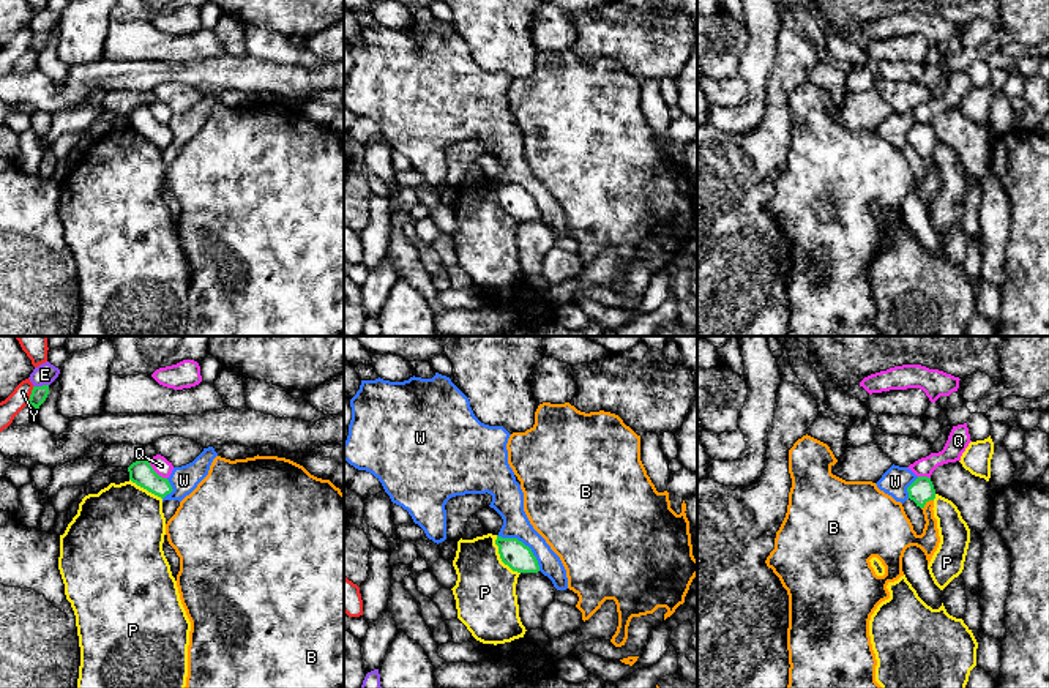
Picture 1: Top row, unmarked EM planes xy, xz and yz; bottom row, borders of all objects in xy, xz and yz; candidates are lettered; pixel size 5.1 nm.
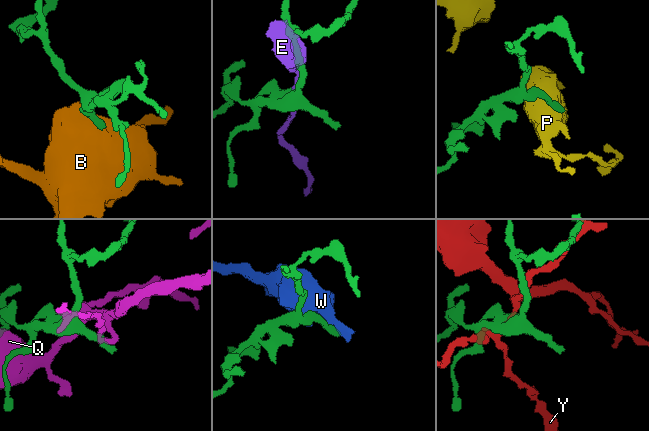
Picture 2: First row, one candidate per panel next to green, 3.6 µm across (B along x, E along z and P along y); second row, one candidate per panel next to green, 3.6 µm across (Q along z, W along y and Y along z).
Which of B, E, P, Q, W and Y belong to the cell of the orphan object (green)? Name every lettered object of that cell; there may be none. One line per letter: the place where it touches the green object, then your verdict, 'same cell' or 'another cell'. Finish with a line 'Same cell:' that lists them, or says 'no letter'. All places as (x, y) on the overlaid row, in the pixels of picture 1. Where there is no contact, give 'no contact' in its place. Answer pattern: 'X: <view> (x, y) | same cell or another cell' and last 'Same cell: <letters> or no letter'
B: yz (925, 504) | same cell
E: xy (40, 387) | another cell
P: xz (500, 557) | another cell
Q: xy (155, 472) | another cell
W: xz (522, 543) | another cell
Y: xy (30, 395) | another cell
Same cell: B

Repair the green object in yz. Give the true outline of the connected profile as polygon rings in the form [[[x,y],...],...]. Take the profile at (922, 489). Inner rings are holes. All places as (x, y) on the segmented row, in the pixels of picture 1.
[[[808,434],[789,450],[792,488],[787,513],[776,532],[775,549],[765,560],[789,595],[787,688],[882,688],[875,682],[871,615],[890,598],[887,585],[904,576],[905,549],[920,548],[929,565],[940,543],[931,478],[918,477],[907,488],[909,499],[923,510],[926,521],[918,535],[901,502],[872,481],[846,481],[833,475],[836,462],[830,447]],[[872,557],[885,566],[883,576],[871,566]]]

